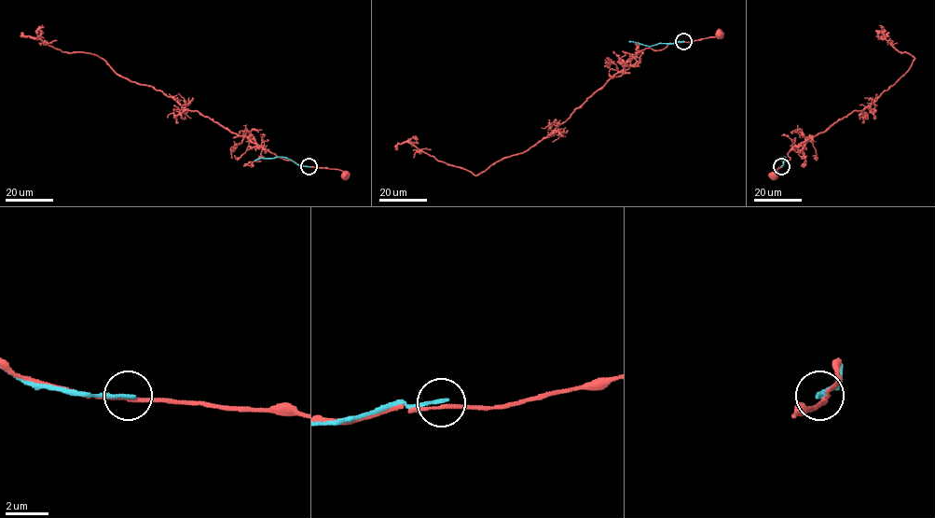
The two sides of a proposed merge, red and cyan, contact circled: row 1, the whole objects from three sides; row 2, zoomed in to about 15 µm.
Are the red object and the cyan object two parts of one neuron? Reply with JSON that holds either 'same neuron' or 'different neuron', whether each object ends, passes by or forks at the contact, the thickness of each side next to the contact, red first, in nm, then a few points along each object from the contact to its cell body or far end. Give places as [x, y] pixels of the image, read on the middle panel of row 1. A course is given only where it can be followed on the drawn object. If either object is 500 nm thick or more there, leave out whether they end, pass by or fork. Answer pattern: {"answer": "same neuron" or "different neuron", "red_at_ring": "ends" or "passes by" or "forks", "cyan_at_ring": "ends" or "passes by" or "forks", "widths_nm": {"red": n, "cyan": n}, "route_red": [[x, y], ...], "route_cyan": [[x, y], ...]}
{"answer": "different neuron", "red_at_ring": "passes by", "cyan_at_ring": "ends", "widths_nm": {"red": 140, "cyan": 190}, "route_red": [[683, 41], [638, 52], [623, 70], [545, 137], [476, 174], [436, 160], [406, 142], [397, 145], [397, 149]], "route_cyan": [[683, 41], [645, 46], [629, 41]]}

